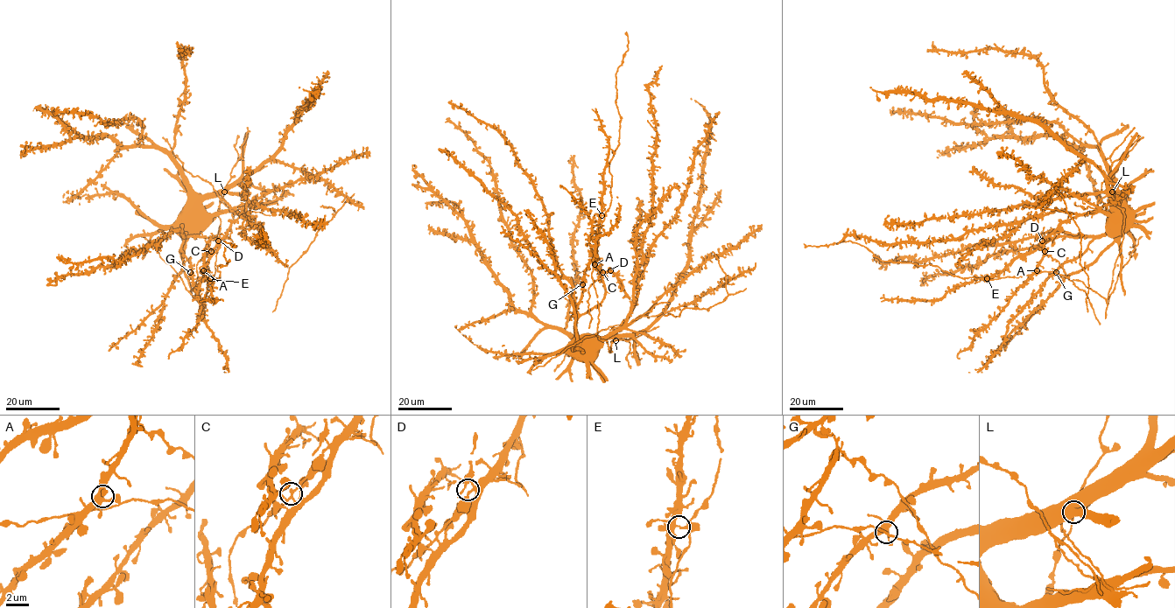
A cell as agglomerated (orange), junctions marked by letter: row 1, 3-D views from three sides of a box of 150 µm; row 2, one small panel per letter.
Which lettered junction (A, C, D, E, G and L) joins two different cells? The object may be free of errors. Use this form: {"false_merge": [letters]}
{"false_merge": ["L"]}

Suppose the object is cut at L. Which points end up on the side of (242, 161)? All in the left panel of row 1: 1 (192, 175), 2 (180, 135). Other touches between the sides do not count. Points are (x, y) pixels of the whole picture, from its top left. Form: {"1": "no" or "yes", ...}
{"1": "no", "2": "yes"}

